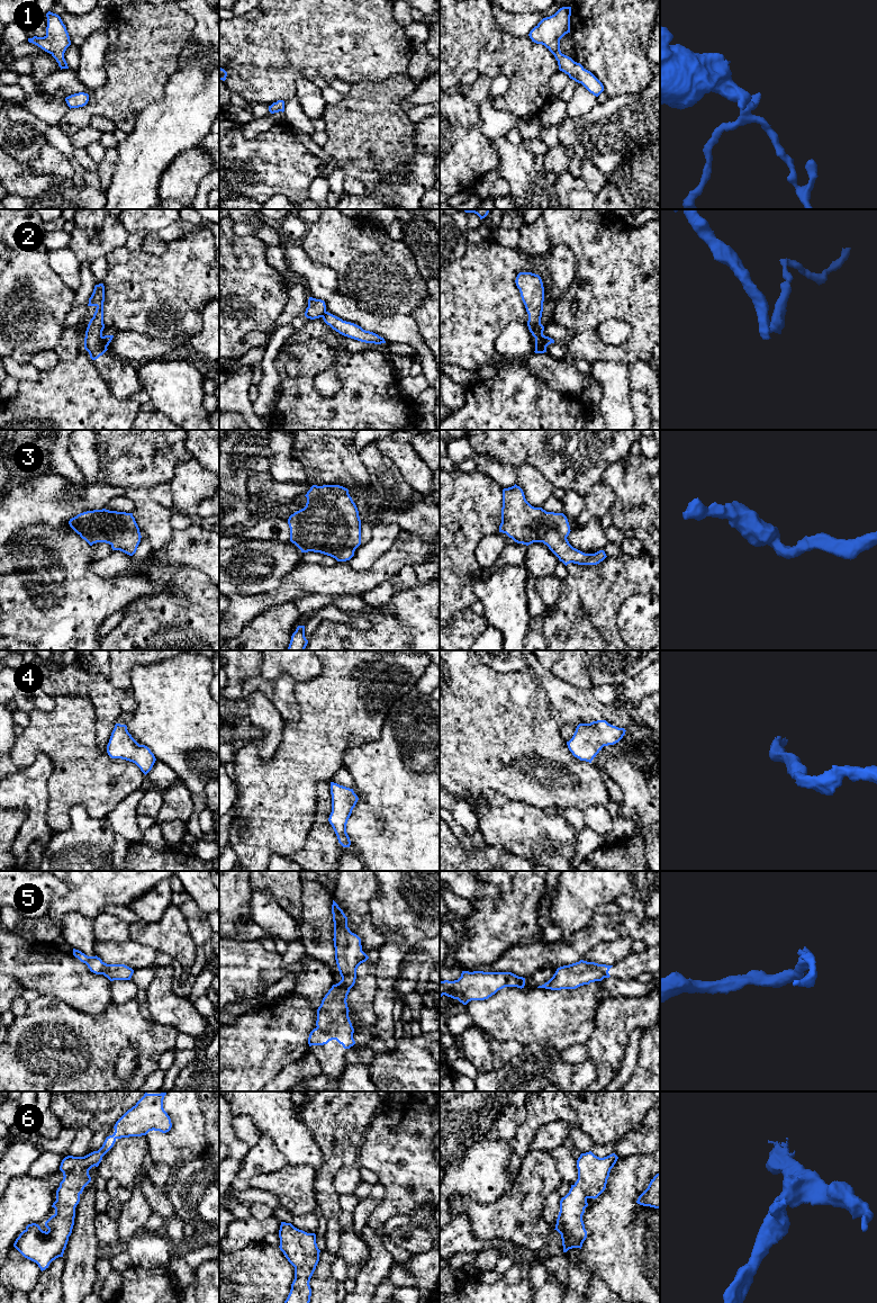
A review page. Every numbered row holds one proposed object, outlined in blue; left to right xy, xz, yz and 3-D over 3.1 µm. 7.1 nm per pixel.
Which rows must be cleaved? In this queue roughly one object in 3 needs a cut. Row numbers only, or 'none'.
2

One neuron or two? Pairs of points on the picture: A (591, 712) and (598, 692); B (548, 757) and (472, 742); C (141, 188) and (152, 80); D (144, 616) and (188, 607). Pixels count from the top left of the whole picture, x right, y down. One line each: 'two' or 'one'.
A: two
B: one
C: two
D: one

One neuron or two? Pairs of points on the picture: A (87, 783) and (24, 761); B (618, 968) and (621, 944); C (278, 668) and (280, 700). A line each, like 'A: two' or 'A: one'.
A: one
B: two
C: two

